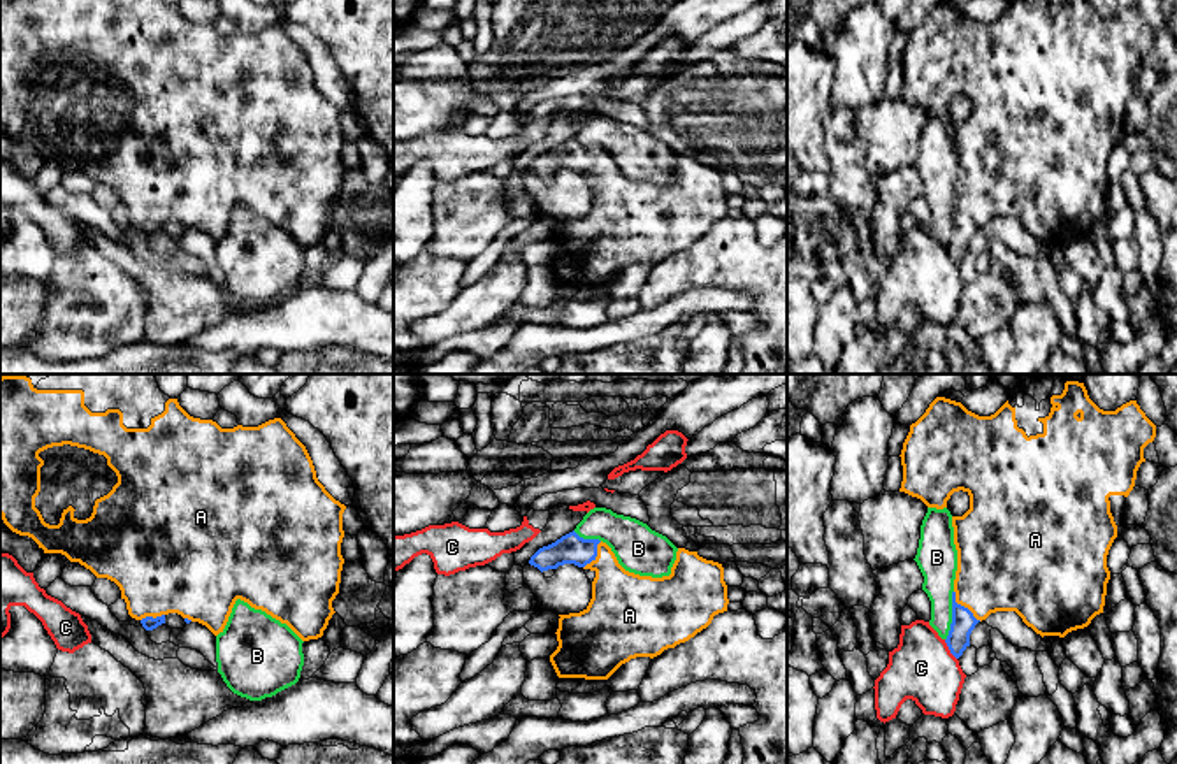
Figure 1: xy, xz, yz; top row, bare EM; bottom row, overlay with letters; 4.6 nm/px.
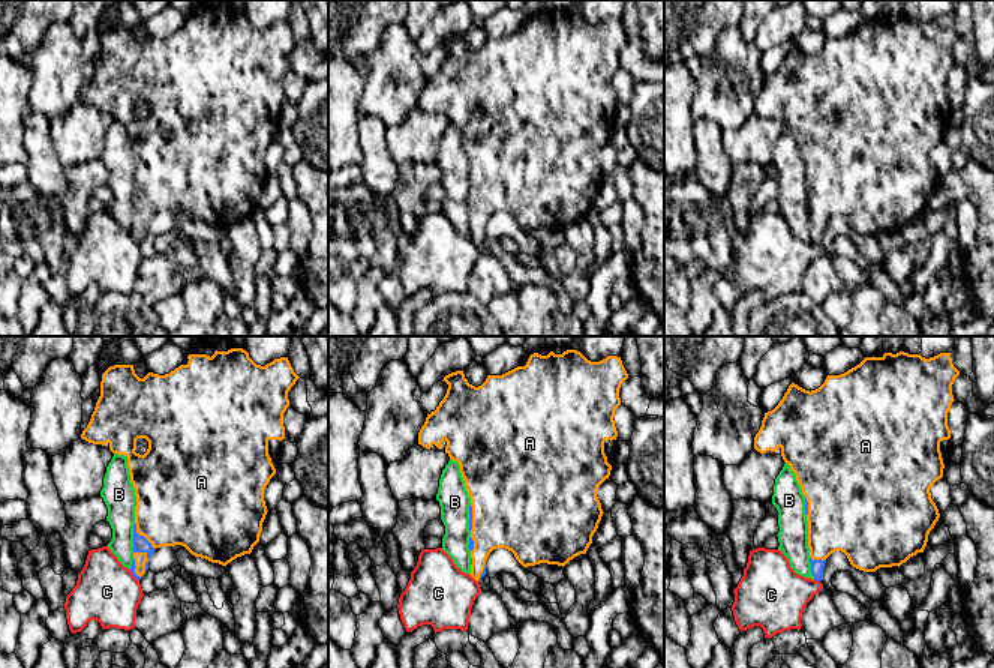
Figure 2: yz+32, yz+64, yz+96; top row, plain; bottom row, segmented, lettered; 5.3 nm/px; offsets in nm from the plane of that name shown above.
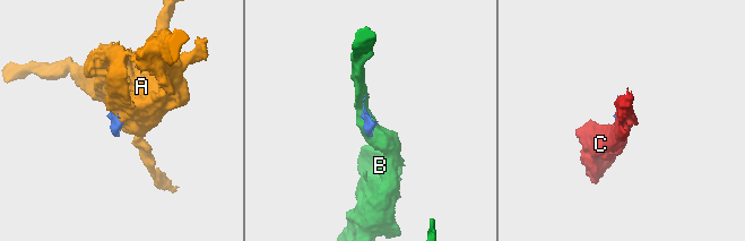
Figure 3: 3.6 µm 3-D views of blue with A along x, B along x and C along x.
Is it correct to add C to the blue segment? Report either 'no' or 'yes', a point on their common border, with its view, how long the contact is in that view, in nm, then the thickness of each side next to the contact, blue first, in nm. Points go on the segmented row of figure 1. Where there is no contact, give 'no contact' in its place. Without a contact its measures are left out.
no | yz (949, 648) | 110 nm | 110/300 nm

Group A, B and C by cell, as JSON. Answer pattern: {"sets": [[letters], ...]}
{"sets": [["A"], ["B"], ["C"]]}

